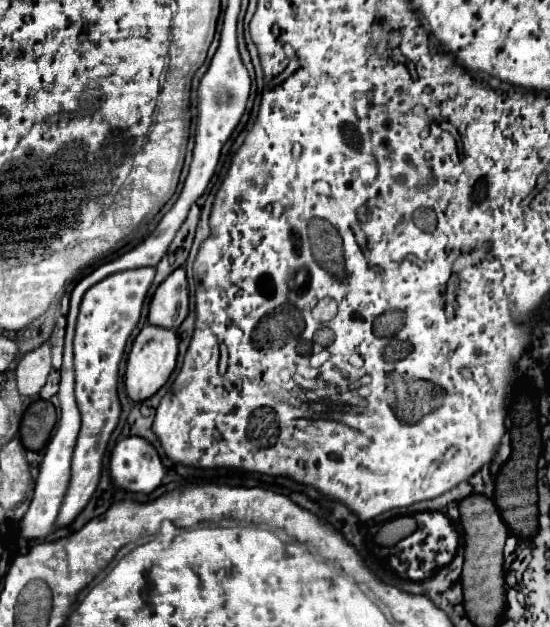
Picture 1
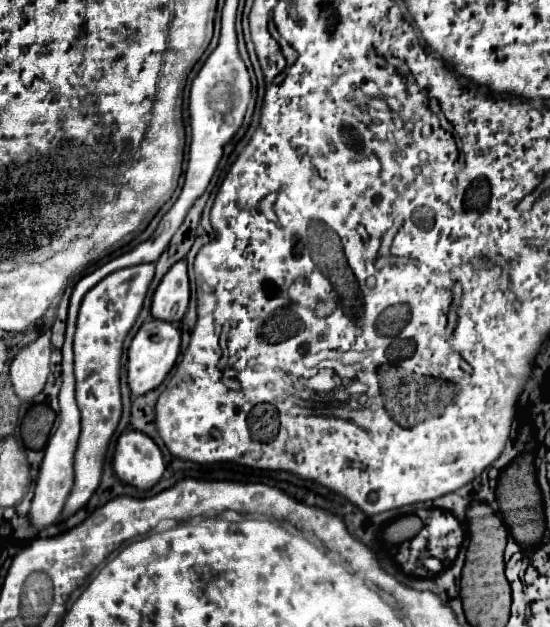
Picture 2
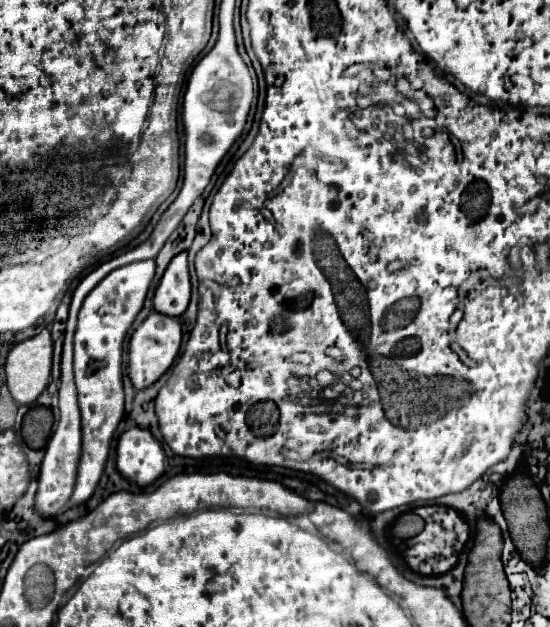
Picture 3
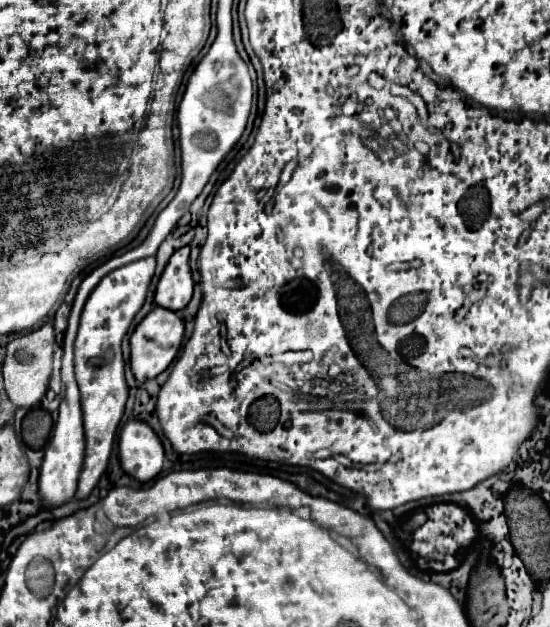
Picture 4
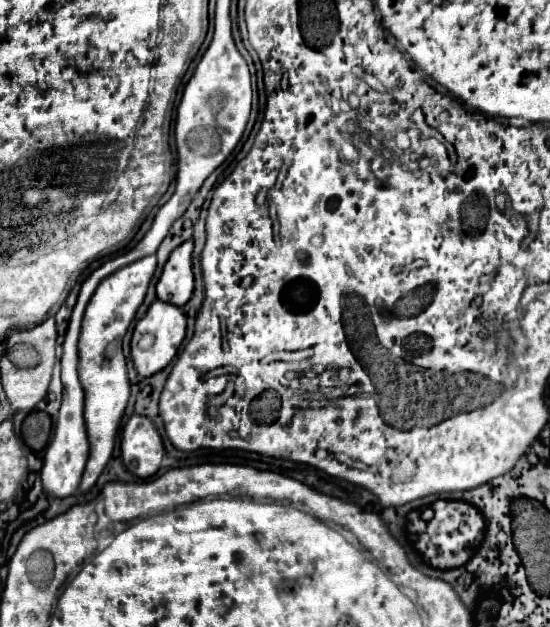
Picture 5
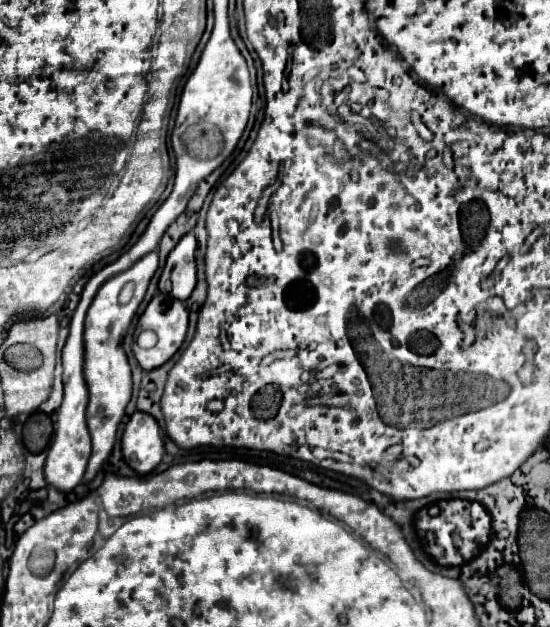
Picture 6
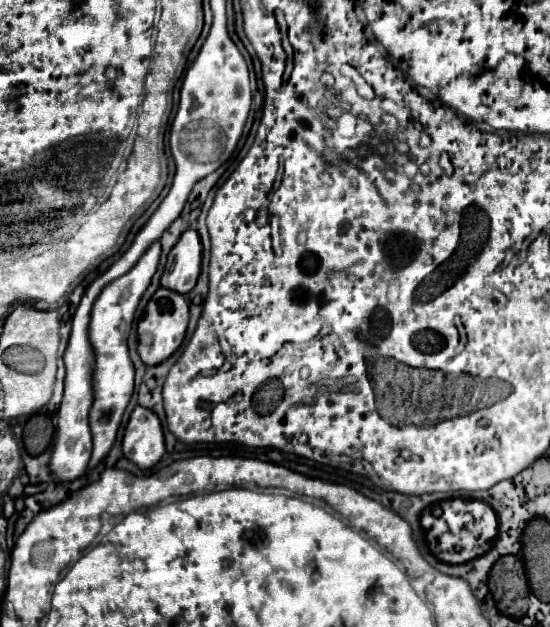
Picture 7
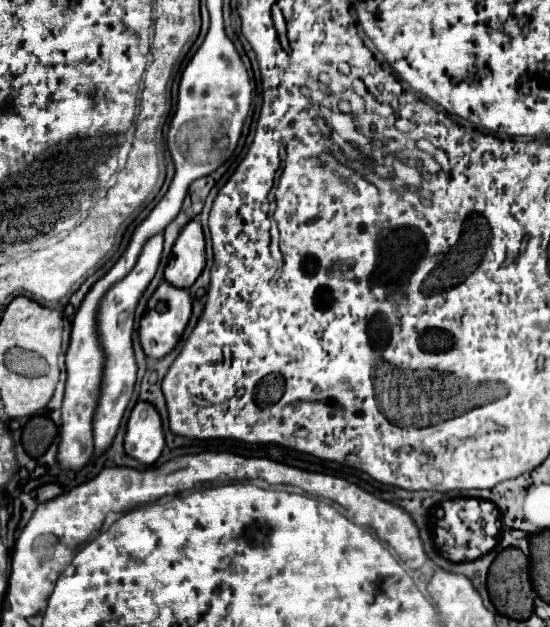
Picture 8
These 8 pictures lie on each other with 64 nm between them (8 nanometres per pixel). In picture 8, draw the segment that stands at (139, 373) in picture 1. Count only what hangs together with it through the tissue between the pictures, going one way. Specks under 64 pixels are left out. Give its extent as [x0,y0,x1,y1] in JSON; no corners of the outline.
[140,282,192,358]

